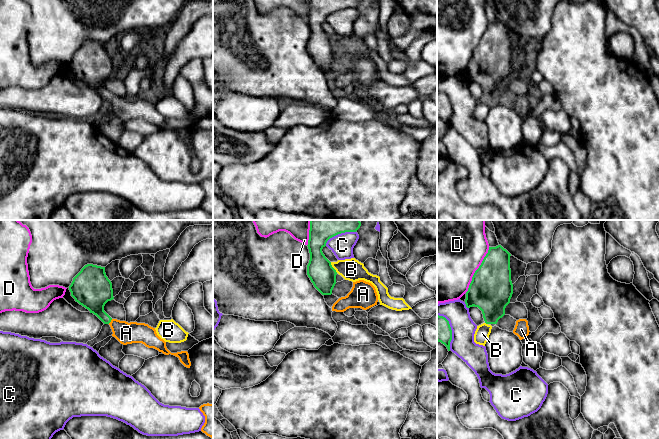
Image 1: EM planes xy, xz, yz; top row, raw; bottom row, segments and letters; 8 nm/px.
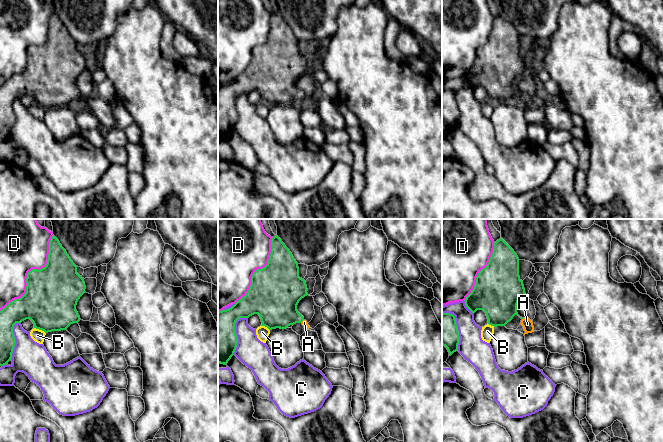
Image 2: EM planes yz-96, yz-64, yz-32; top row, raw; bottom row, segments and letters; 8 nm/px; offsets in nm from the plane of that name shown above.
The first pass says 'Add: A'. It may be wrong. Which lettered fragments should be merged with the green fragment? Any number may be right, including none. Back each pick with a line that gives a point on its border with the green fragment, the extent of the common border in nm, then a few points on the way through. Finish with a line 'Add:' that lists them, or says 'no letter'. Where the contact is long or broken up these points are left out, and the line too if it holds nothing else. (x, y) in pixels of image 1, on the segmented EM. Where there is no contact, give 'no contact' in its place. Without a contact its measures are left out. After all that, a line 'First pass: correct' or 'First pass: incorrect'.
A: meets green in xy at (110, 321); contact 50 nm long; runs through xy (93, 295), (97, 309), (110, 321), (126, 333)
Add: A
First pass: correct

